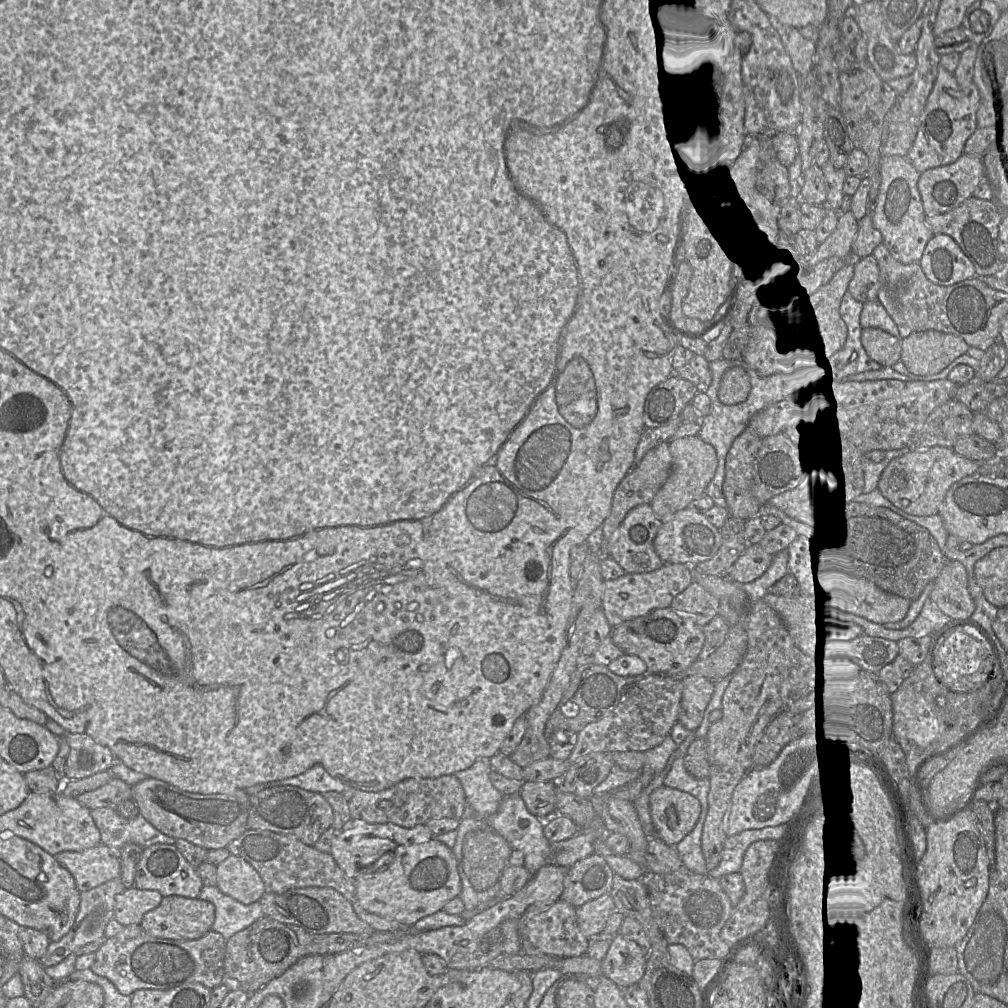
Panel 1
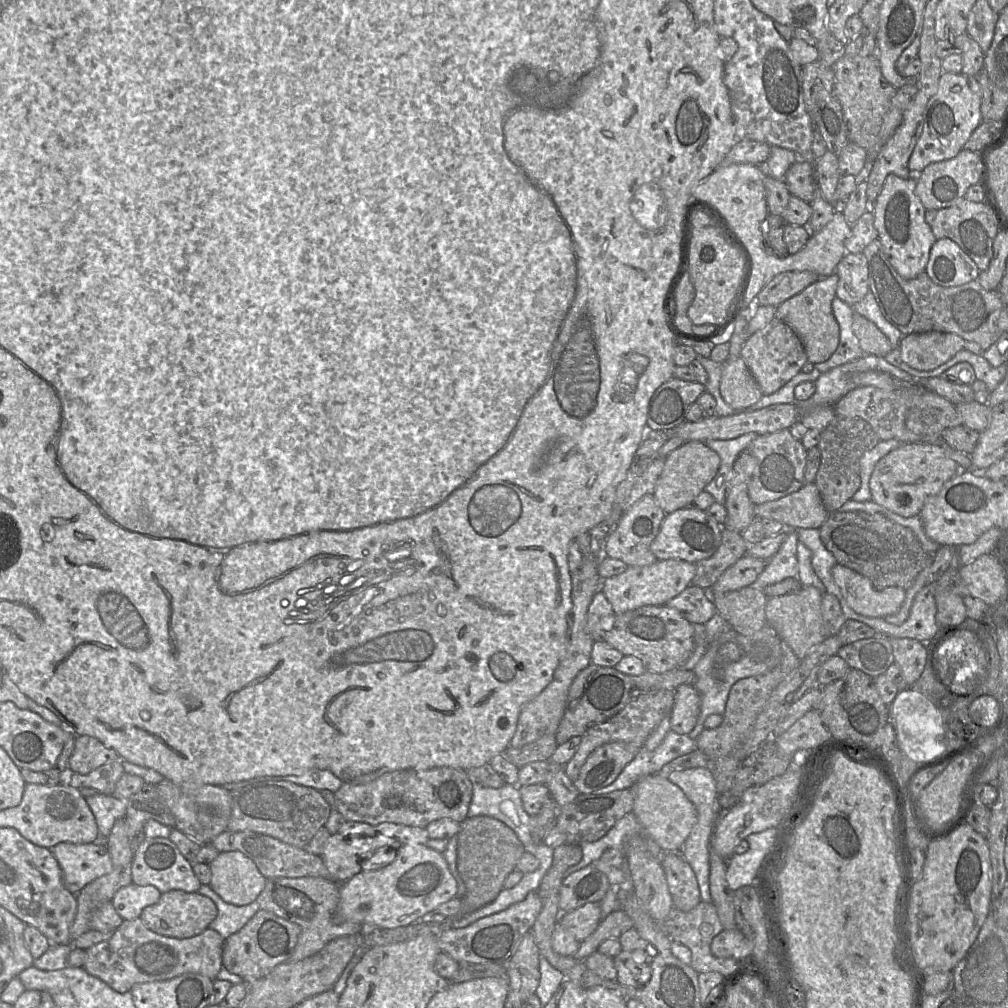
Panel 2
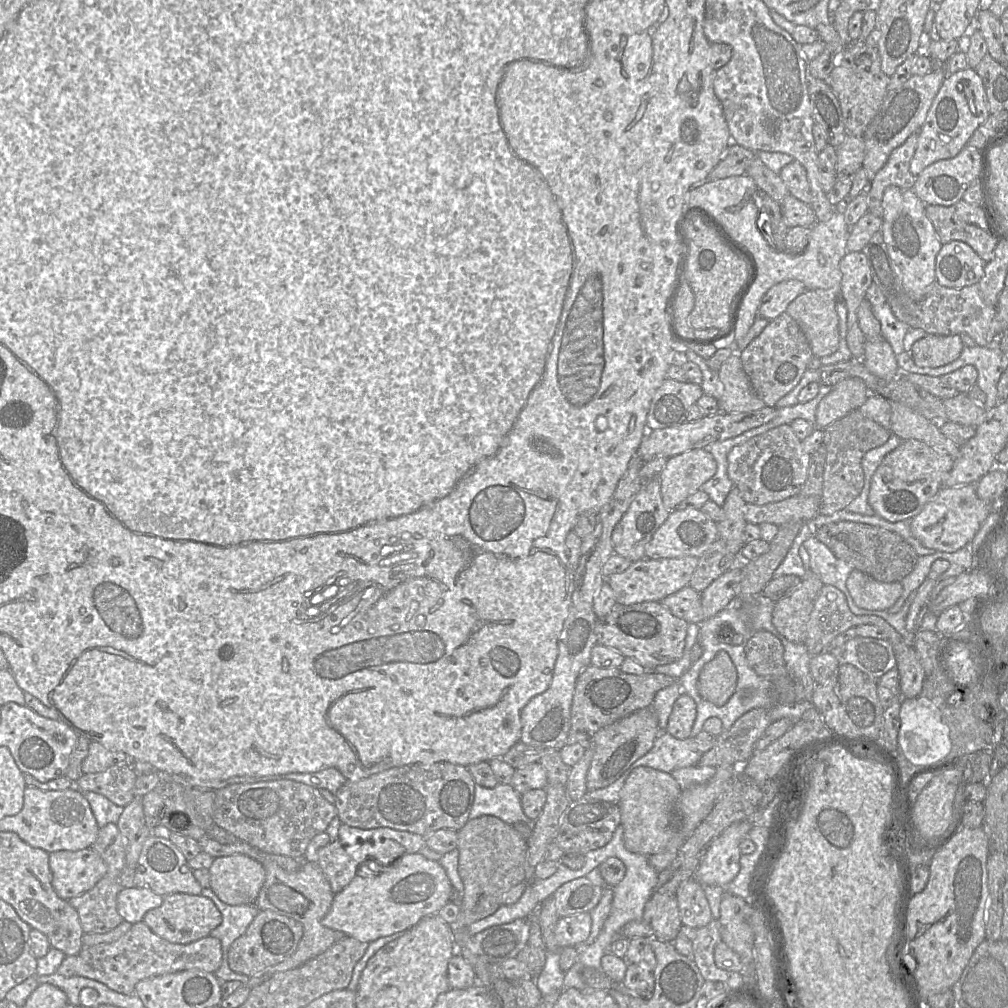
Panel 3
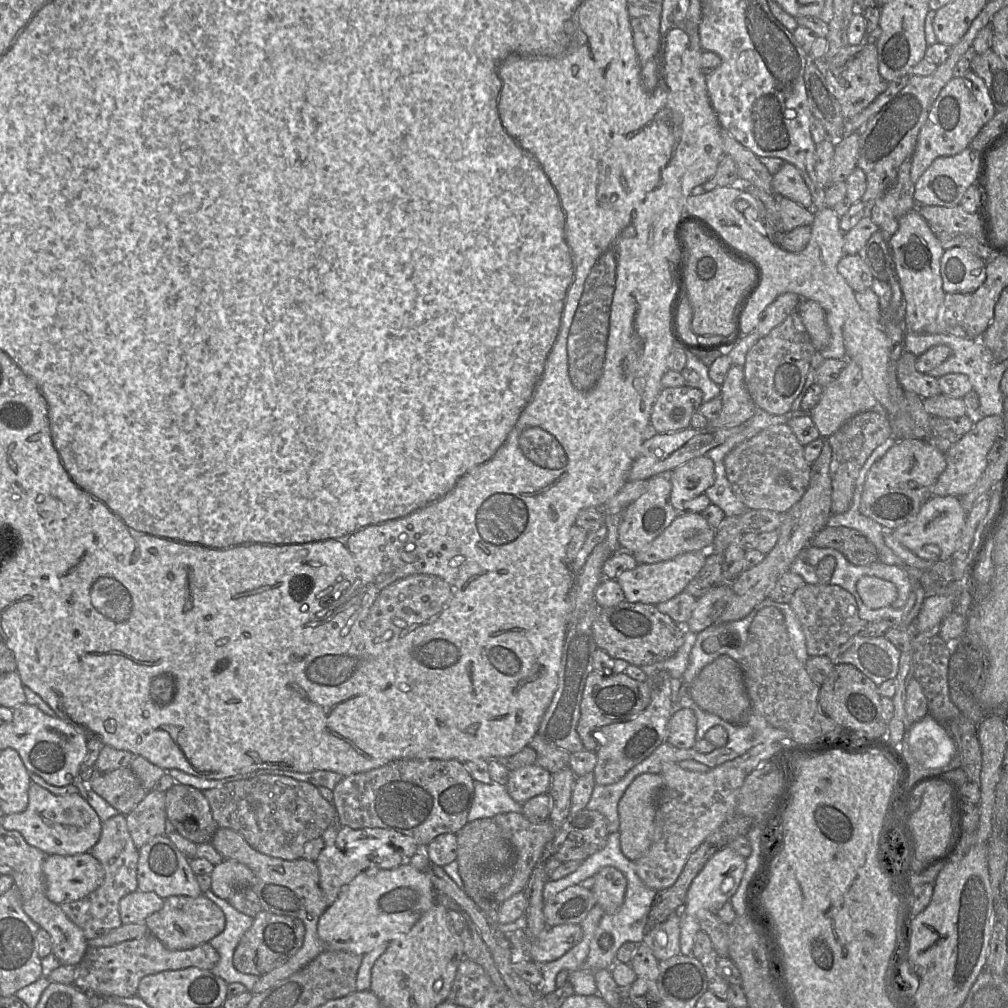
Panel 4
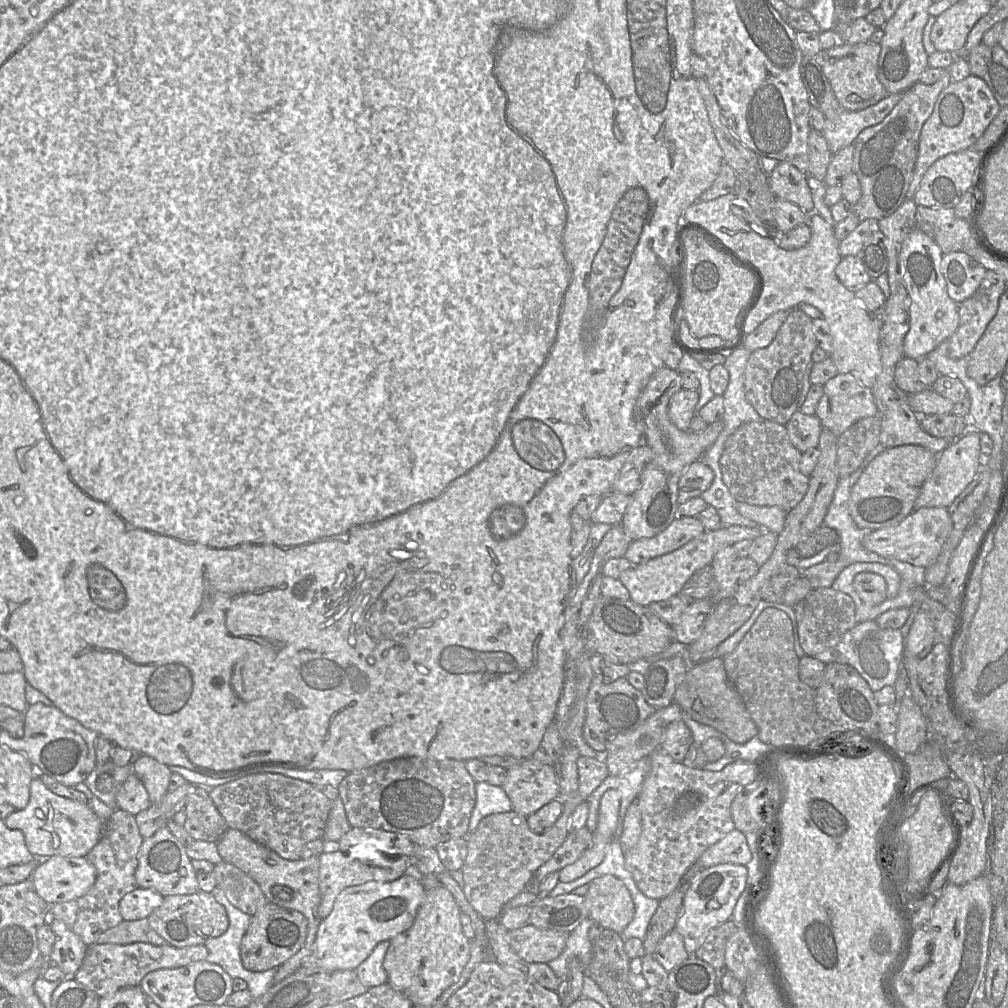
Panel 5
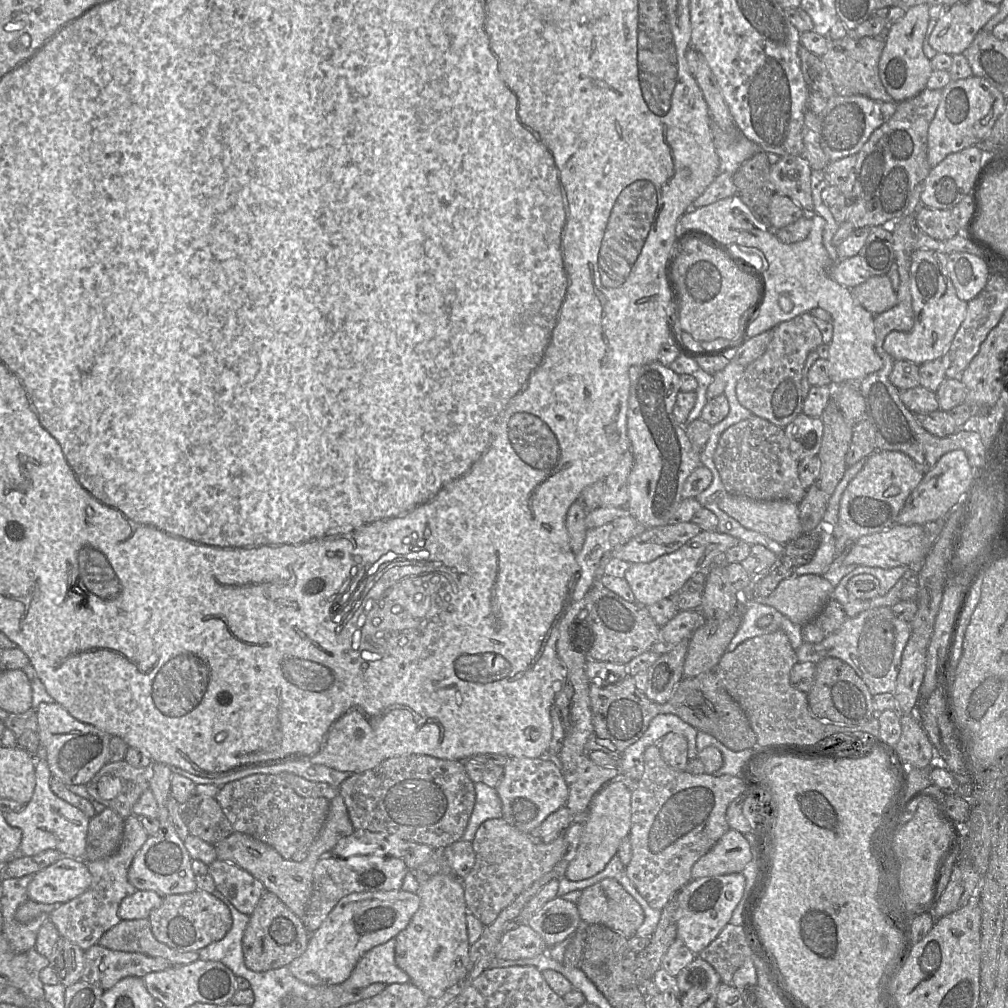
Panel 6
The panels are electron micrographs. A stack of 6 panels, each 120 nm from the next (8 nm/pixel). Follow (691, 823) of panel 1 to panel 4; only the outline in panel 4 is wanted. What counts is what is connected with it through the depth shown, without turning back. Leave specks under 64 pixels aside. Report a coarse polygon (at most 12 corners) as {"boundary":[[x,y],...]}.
{"boundary":[[636,777],[618,803],[620,843],[632,861],[654,840],[663,777]]}

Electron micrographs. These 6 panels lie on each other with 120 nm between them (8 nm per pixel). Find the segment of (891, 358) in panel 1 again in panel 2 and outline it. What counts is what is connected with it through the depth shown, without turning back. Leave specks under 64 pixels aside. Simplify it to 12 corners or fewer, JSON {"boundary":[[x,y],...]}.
{"boundary":[[854,312],[852,330],[864,354],[885,357],[887,336]]}

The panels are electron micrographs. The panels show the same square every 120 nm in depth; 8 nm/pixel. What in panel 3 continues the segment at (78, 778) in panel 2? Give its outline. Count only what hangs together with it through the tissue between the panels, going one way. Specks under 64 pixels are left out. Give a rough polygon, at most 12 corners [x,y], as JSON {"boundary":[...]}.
{"boundary":[[133,765],[82,775],[74,786],[118,806],[135,798]]}

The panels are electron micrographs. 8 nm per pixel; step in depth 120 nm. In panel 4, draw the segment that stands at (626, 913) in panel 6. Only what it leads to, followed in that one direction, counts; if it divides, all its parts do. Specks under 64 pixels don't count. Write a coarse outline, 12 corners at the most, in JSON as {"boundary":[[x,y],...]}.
{"boundary":[[606,866],[594,876],[592,892],[605,914],[623,905],[625,875]]}

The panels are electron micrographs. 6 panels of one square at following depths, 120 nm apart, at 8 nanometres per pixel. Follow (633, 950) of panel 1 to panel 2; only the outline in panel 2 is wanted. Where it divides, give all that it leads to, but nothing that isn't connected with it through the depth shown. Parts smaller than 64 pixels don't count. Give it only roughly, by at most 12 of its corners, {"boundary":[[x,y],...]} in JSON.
{"boundary":[[629,951],[614,957],[616,981],[641,988],[650,964]]}

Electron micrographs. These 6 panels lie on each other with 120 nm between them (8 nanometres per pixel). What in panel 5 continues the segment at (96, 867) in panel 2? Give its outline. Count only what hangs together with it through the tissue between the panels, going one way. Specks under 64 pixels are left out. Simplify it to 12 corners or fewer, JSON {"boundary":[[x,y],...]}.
{"boundary":[[84,856],[39,861],[30,880],[51,906],[87,894],[96,869]]}

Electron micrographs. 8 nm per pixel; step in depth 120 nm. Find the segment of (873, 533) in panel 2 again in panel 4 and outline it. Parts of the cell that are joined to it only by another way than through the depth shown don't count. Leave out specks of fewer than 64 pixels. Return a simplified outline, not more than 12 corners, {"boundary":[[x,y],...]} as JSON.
{"boundary":[[827,524],[809,545],[835,548],[855,565],[879,561],[866,535]]}

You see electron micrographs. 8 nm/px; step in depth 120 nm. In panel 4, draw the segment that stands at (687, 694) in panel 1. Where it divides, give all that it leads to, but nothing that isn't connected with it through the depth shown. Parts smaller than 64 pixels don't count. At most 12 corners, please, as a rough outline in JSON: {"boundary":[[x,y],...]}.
{"boundary":[[676,707],[669,722],[668,743],[679,749],[697,742],[693,710]]}

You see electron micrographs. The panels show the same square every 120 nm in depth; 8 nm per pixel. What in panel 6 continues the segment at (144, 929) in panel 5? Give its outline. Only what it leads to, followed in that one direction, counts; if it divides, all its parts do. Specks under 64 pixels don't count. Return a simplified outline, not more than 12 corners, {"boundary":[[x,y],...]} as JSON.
{"boundary":[[149,918],[121,919],[98,944],[164,958],[172,966],[199,959],[159,942]]}

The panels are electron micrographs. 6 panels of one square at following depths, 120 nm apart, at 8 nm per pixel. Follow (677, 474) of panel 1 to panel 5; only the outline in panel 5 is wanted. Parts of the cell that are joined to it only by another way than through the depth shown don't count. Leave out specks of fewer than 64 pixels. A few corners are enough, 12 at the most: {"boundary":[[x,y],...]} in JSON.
{"boundary":[[702,460],[678,483],[678,504],[700,496],[714,479]]}

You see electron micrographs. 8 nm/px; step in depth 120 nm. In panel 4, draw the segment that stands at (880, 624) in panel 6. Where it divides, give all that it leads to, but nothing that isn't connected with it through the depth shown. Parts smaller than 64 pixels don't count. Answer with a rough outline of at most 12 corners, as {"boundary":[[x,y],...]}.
{"boundary":[[857,633],[827,656],[879,686],[896,678],[901,651]]}

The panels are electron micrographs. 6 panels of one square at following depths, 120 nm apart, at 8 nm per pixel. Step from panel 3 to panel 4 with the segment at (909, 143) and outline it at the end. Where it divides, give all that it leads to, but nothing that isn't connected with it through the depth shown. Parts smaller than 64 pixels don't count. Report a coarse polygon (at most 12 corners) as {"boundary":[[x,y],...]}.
{"boundary":[[912,160],[899,167],[896,185],[869,216],[886,242],[899,219],[918,206]]}

